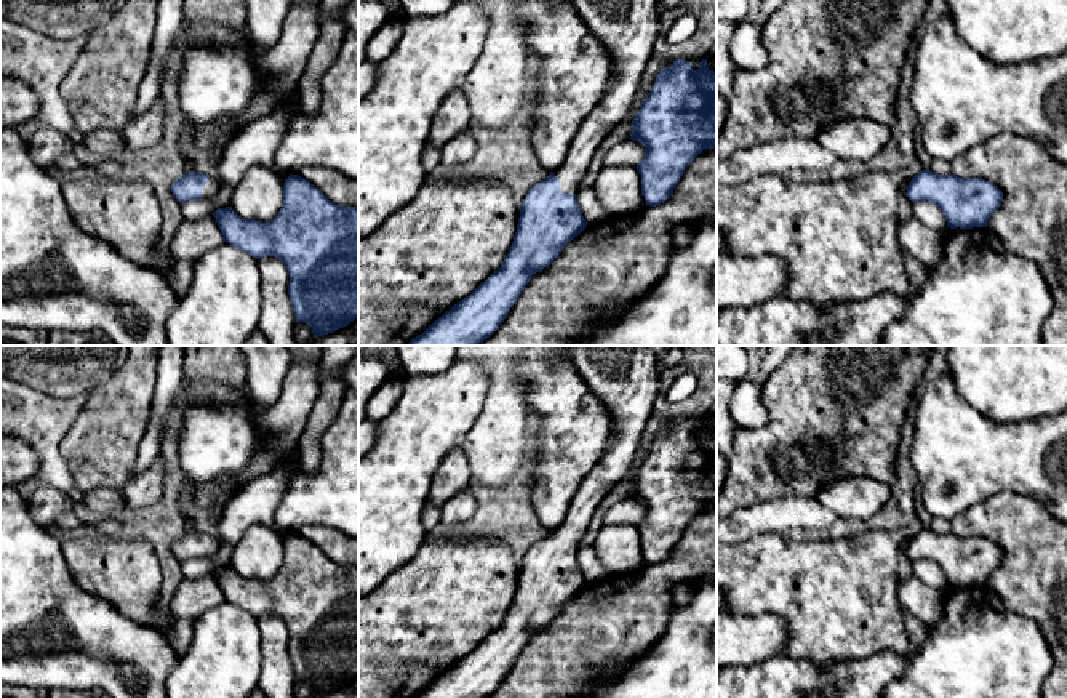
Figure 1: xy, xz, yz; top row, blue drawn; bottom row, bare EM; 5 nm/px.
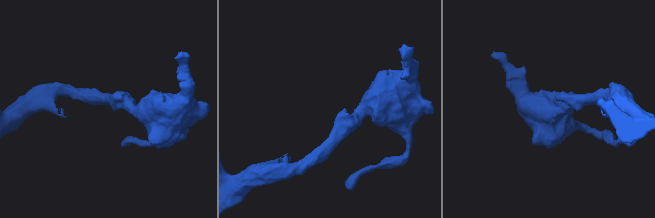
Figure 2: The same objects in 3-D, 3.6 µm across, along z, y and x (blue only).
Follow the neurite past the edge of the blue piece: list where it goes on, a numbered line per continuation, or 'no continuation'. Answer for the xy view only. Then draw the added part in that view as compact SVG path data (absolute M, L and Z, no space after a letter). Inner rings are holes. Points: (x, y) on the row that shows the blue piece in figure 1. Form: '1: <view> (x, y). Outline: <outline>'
1: xy (210, 189). Outline: M208 174L208 183L202 187L202 200L213 199L219 191L219 181L216 176Z

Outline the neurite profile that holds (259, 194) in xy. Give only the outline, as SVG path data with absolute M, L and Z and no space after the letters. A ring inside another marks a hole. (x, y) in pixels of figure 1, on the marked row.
M251 166L235 186L230 207L245 219L270 223L283 203L285 179L266 166Z

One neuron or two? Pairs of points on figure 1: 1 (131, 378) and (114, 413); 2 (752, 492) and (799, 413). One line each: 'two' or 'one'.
1: one
2: one

